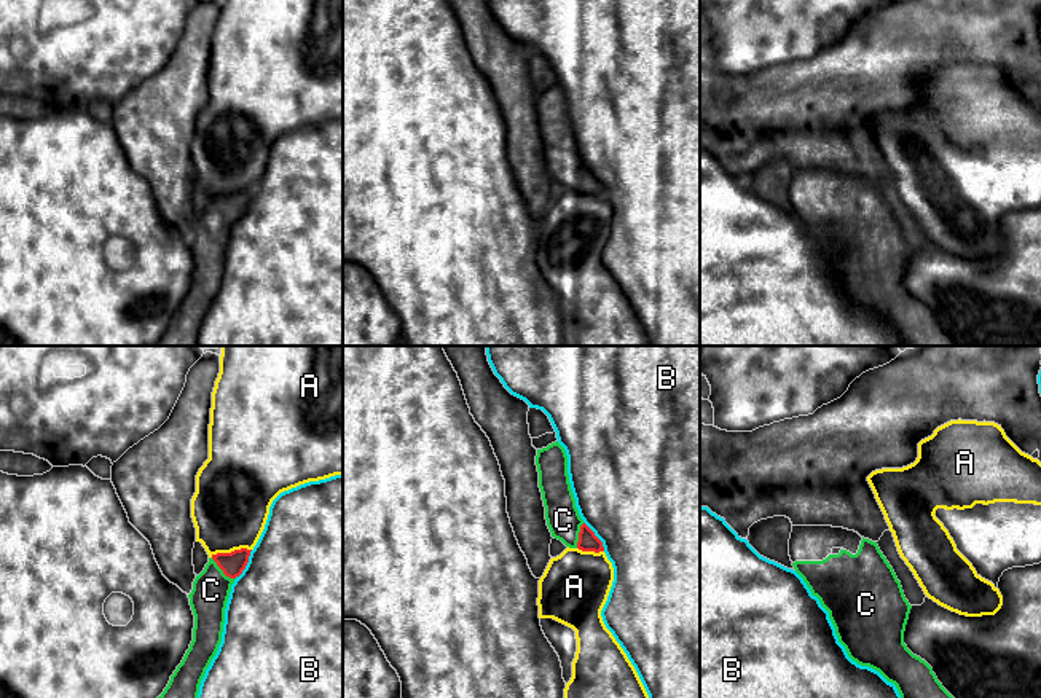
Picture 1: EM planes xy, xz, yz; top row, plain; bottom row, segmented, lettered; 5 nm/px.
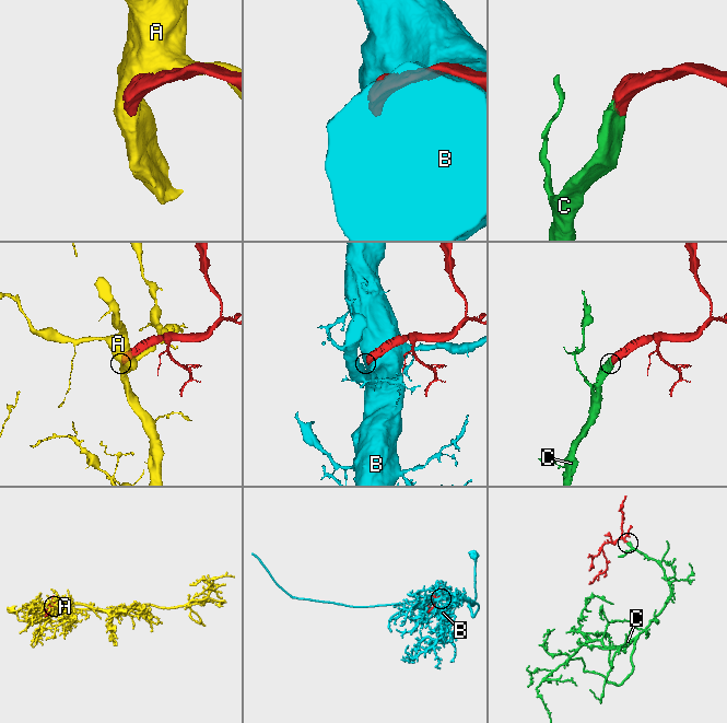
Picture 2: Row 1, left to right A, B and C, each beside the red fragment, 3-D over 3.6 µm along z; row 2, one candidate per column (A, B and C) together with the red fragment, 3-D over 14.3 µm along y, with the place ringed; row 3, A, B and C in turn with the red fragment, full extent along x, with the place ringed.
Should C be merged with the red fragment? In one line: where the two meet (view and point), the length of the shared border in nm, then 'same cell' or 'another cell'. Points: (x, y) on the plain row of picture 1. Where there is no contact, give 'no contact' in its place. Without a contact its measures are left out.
contact xy (222, 212); length 170 nm; same cell

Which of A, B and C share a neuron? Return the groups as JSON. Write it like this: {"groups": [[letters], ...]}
{"groups": [["A"], ["B"], ["C"]]}

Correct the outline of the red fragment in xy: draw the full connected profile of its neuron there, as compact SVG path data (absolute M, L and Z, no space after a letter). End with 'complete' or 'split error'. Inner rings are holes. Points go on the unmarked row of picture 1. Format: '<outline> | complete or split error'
M250 194L212 198L196 218L188 237L194 258L193 284L164 335L151 346L198 346L201 324L222 285L231 228L246 212Z | split error

